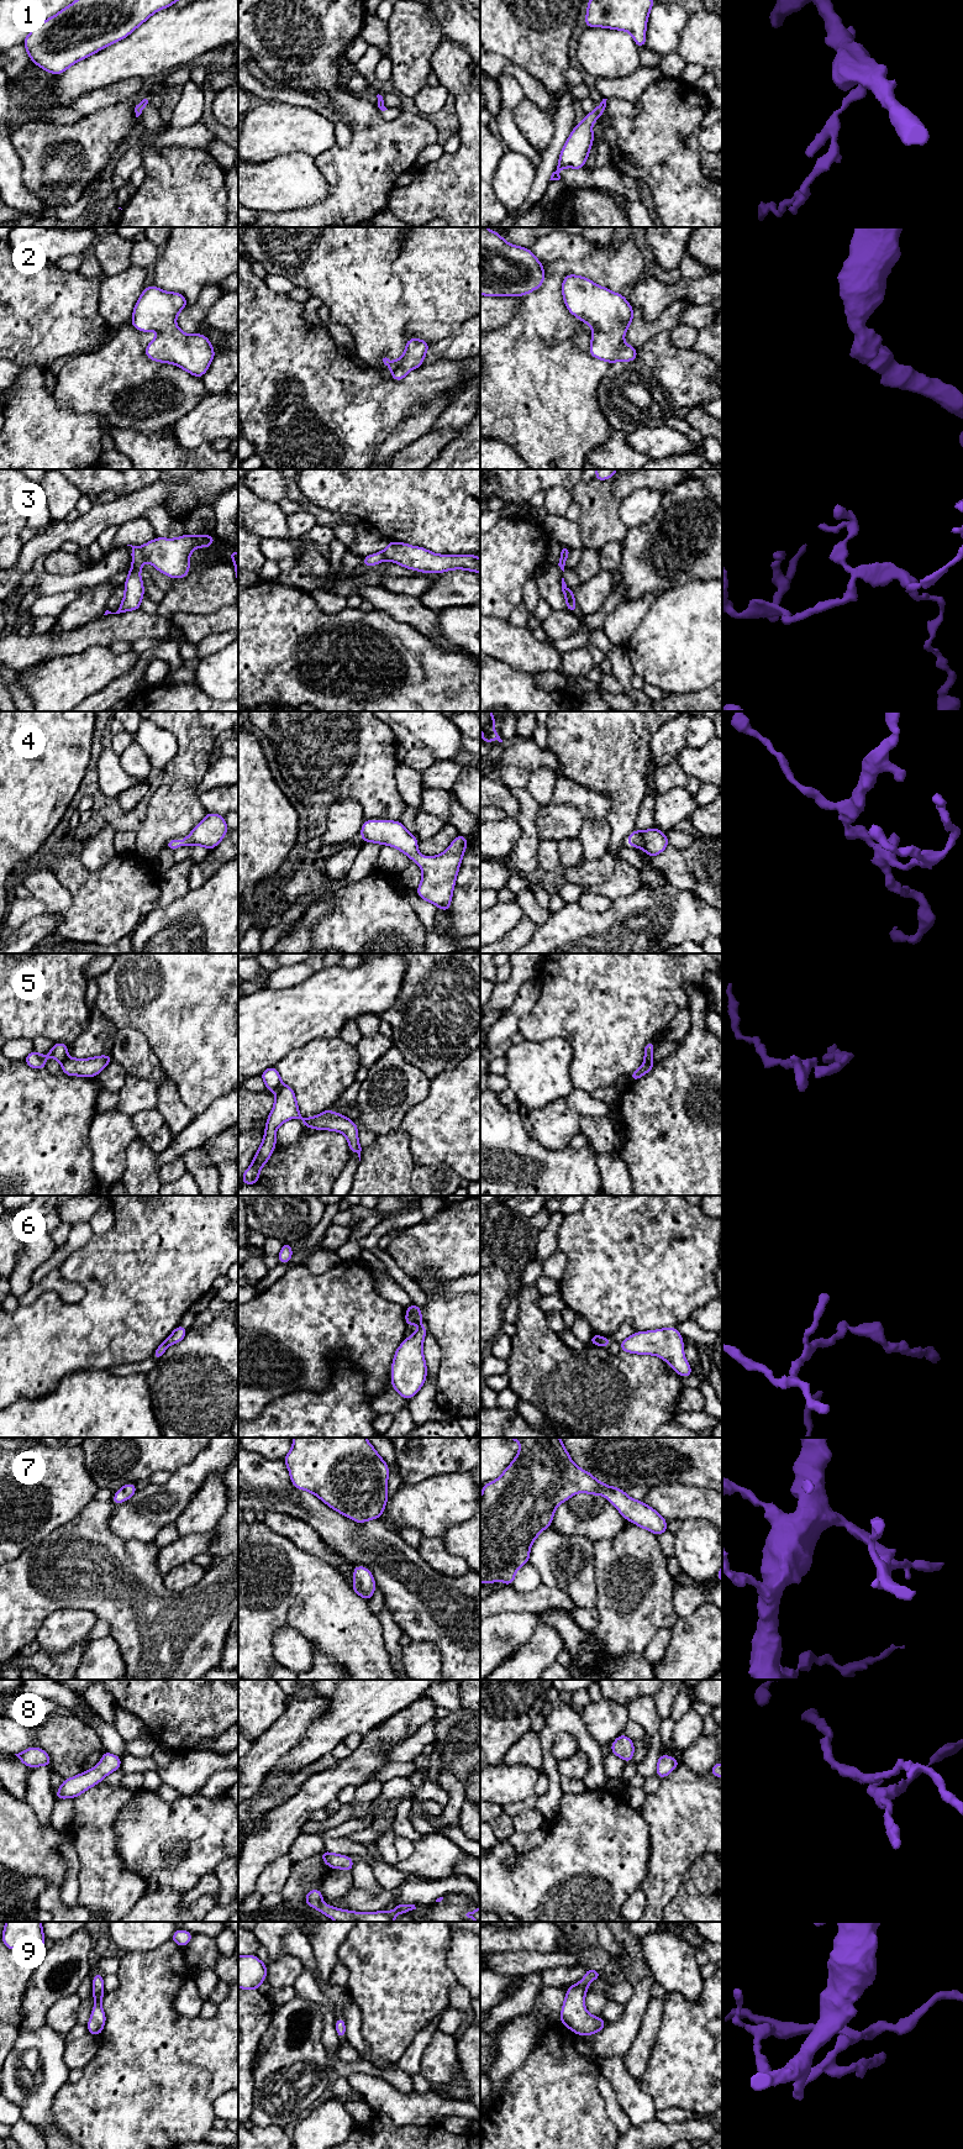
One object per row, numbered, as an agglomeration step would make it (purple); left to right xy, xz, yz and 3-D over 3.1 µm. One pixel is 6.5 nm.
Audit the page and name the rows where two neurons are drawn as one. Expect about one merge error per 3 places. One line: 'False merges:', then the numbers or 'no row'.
False merges: 3, 5, 6

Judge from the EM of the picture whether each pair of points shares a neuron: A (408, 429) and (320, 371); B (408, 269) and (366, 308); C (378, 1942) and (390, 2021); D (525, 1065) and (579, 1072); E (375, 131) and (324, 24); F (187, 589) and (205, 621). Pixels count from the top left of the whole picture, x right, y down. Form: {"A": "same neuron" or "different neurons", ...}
{"A": "different neurons", "B": "different neurons", "C": "same neuron", "D": "different neurons", "E": "same neuron", "F": "different neurons"}

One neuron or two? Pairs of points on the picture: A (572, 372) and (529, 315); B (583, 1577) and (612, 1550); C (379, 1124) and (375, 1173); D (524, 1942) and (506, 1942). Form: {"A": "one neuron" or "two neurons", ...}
{"A": "one neuron", "B": "two neurons", "C": "two neurons", "D": "one neuron"}

